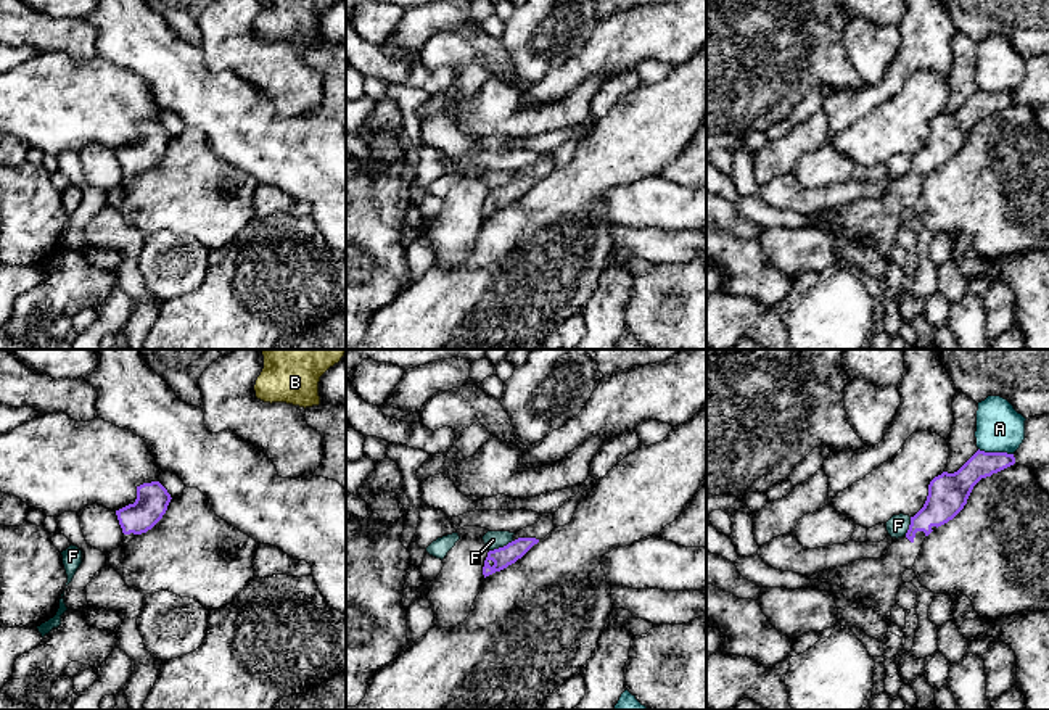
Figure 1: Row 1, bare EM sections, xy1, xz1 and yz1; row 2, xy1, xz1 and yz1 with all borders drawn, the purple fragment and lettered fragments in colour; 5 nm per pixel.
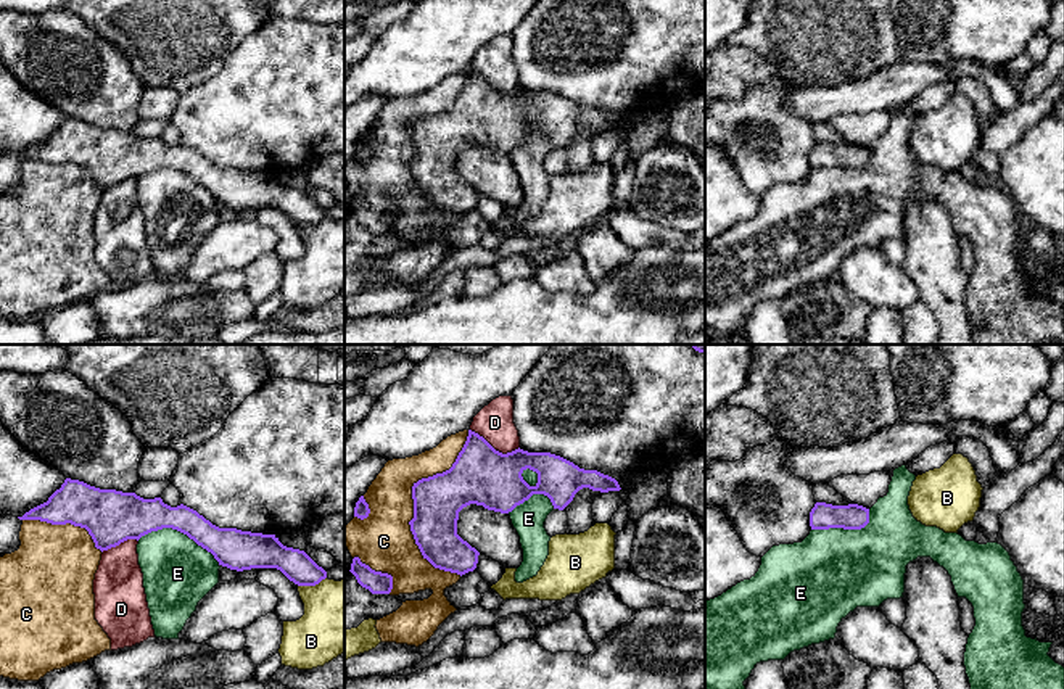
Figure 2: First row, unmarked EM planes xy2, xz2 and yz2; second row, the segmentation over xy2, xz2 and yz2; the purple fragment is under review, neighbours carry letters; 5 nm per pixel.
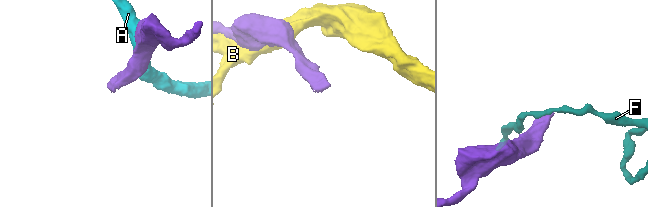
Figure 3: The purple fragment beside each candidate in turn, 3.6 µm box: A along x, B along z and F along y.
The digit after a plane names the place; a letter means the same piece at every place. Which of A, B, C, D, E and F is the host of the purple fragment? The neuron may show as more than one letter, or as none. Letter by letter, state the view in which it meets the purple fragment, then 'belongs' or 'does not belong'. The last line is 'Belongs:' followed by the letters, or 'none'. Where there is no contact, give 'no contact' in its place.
A: meets purple in yz1; does not belong
B: meets purple in xy2; does not belong
C: meets purple in xz2; does not belong
D: meets purple in xz2; does not belong
E: meets purple in xy2; does not belong
F: meets purple in xz1; does not belong
Belongs: none

